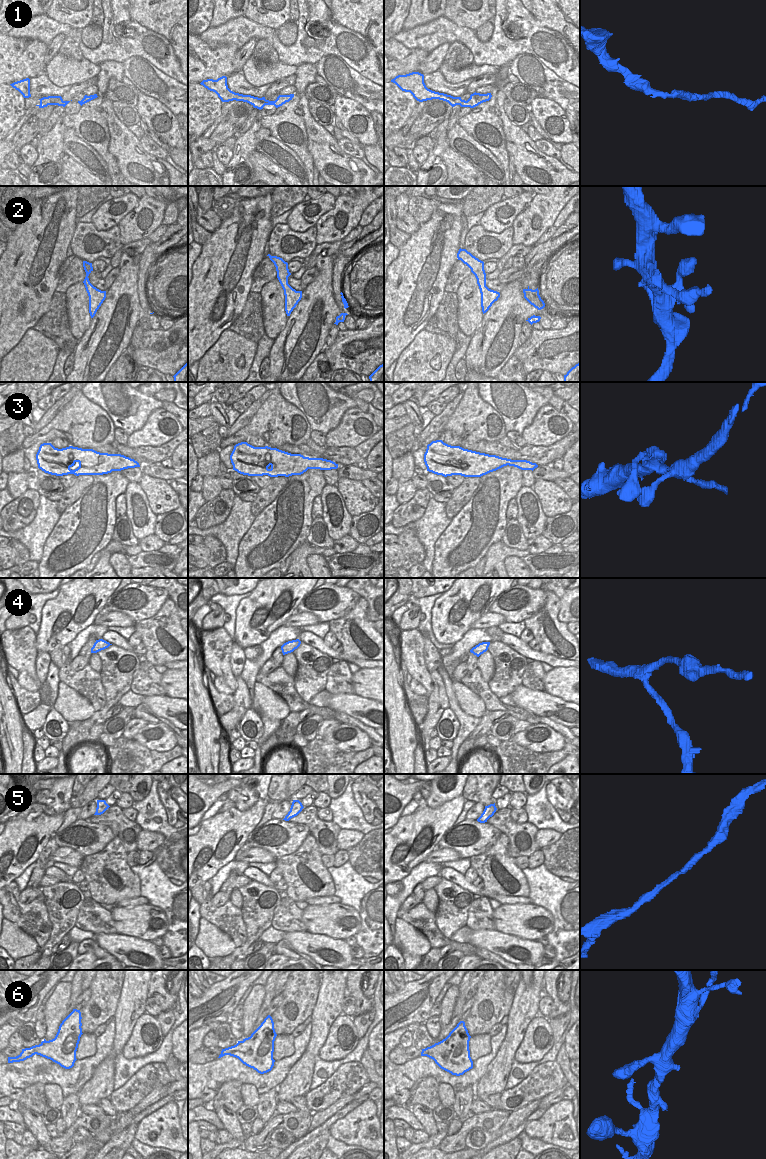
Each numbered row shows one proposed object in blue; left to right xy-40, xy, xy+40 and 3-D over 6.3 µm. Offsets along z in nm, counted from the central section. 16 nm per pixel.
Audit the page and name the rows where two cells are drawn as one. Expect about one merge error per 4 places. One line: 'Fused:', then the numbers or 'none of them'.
Fused: 3

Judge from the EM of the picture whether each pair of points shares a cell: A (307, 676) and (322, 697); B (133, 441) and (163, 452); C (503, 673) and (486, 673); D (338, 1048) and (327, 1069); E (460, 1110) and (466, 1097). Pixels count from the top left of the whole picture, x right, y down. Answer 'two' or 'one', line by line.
A: two
B: two
C: two
D: two
E: one

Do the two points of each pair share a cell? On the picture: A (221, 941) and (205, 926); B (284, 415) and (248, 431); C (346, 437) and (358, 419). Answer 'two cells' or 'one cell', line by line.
A: one cell
B: one cell
C: one cell

